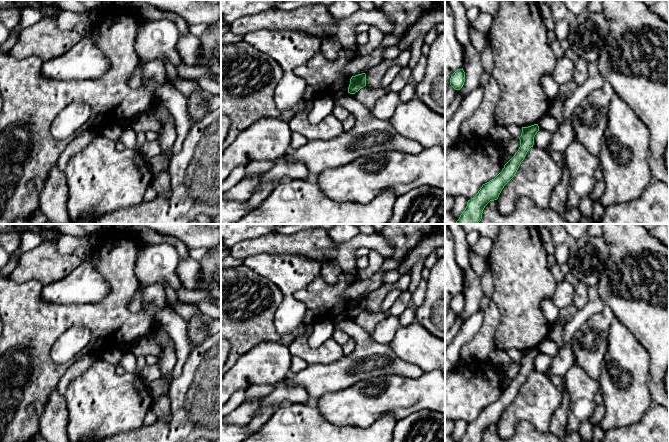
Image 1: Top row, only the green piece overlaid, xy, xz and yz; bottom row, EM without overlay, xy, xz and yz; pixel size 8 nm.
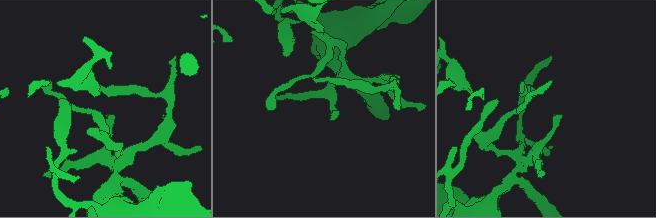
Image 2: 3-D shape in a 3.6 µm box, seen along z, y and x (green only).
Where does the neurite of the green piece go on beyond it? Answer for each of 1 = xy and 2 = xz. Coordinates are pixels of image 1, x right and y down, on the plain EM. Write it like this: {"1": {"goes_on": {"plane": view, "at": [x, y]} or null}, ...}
{"1": {"goes_on": null}, "2": {"goes_on": null}}

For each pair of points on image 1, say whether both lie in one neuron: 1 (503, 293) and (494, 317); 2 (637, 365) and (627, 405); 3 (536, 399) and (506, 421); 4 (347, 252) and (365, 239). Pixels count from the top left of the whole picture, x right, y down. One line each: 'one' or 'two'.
1: two
2: one
3: one
4: one

